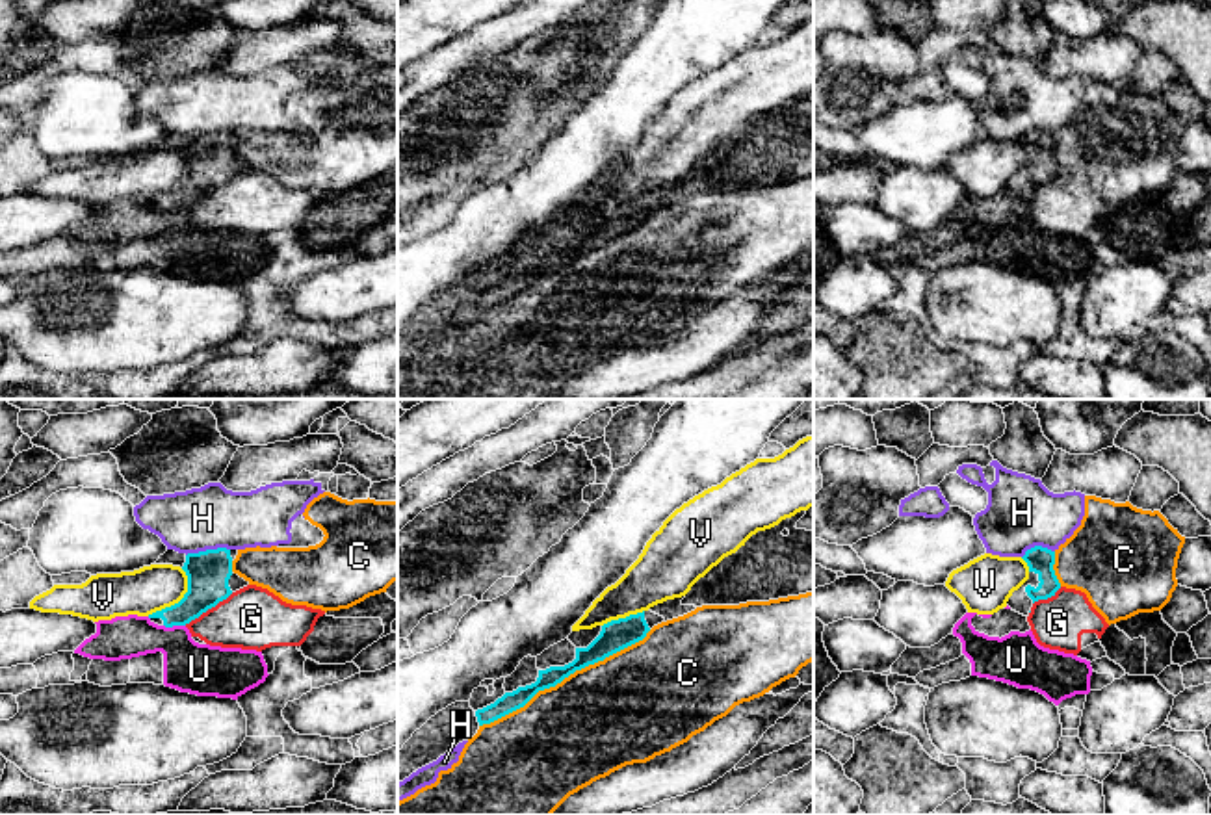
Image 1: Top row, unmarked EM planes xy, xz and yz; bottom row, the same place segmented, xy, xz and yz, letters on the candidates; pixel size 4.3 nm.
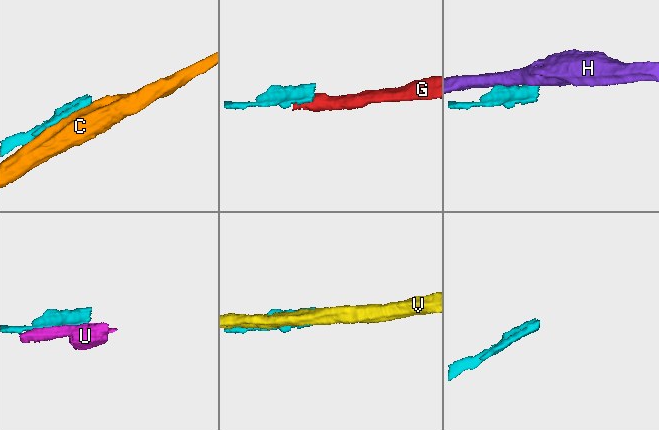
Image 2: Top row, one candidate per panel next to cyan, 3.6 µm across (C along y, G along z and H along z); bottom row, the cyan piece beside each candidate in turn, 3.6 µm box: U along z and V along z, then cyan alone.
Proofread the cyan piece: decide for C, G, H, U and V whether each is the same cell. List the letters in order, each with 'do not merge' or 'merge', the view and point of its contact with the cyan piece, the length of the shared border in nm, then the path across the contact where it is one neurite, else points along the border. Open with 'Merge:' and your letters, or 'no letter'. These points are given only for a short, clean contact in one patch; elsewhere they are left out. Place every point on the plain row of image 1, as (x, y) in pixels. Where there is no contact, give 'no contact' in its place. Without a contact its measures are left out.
Merge: no letter
C: do not merge; meets cyan in xz at (565, 260); contact 850 nm long
G: do not merge; meets cyan in xy at (208, 192); contact 260 nm long; border along xy (233, 177), (184, 208)
H: do not merge; meets cyan in xy at (207, 134); contact 190 nm long
U: do not merge; meets cyan in xy at (175, 208); contact 100 nm long
V: do not merge; meets cyan in xy at (181, 184); contact 260 nm long

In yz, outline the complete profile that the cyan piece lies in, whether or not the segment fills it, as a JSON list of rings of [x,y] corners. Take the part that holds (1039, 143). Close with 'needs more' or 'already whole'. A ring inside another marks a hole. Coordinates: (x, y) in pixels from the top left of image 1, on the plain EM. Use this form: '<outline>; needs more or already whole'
[[[1035,130],[1027,134],[1022,143],[1029,150],[1029,163],[1012,176],[1007,189],[1023,201],[1029,201],[1033,188],[1055,180],[1061,167],[1053,154],[1055,136]]]; needs more

